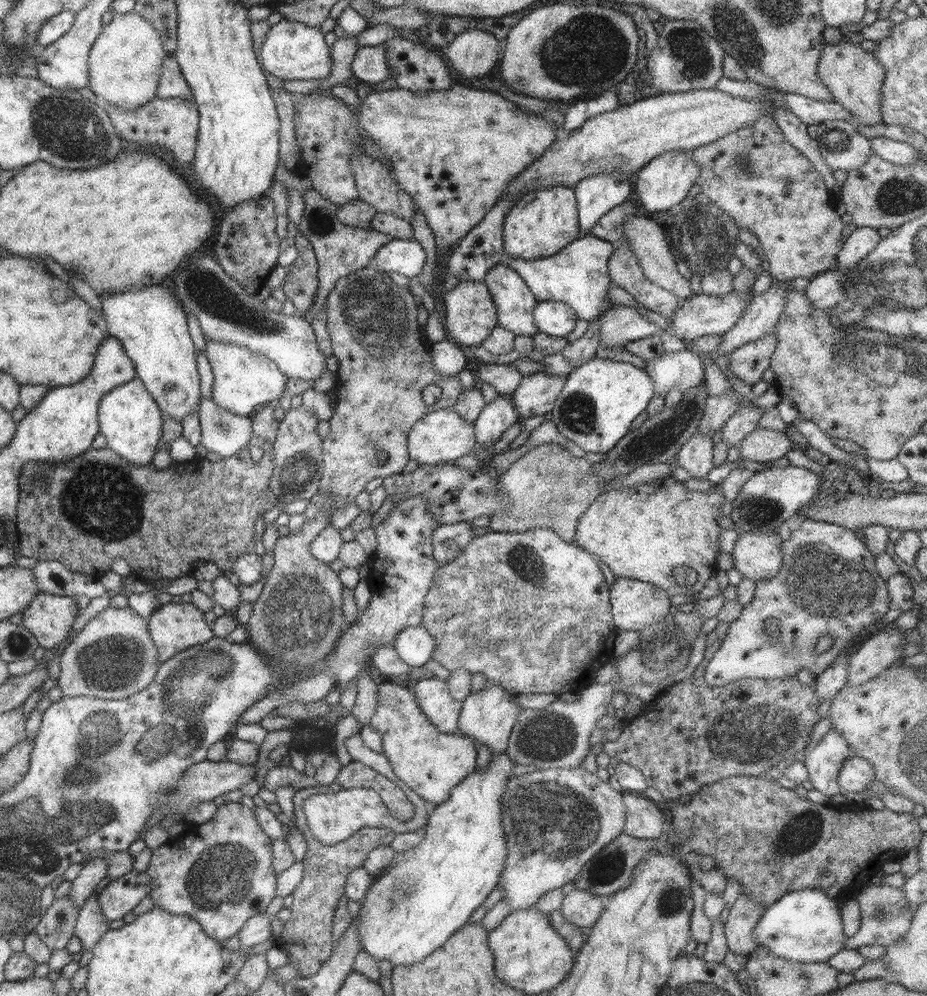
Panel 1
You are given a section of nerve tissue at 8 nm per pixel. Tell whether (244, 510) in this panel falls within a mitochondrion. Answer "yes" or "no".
no

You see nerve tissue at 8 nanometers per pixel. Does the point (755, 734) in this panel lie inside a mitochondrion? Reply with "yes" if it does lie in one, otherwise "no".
yes

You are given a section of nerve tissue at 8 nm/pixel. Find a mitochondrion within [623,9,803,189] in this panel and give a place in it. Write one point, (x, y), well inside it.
(693, 57)

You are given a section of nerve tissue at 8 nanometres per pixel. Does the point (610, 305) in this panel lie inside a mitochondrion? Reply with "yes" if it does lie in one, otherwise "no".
no

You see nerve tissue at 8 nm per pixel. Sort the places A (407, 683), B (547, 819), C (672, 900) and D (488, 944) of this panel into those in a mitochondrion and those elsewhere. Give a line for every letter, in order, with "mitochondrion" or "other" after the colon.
A: other
B: mitochondrion
C: mitochondrion
D: other

